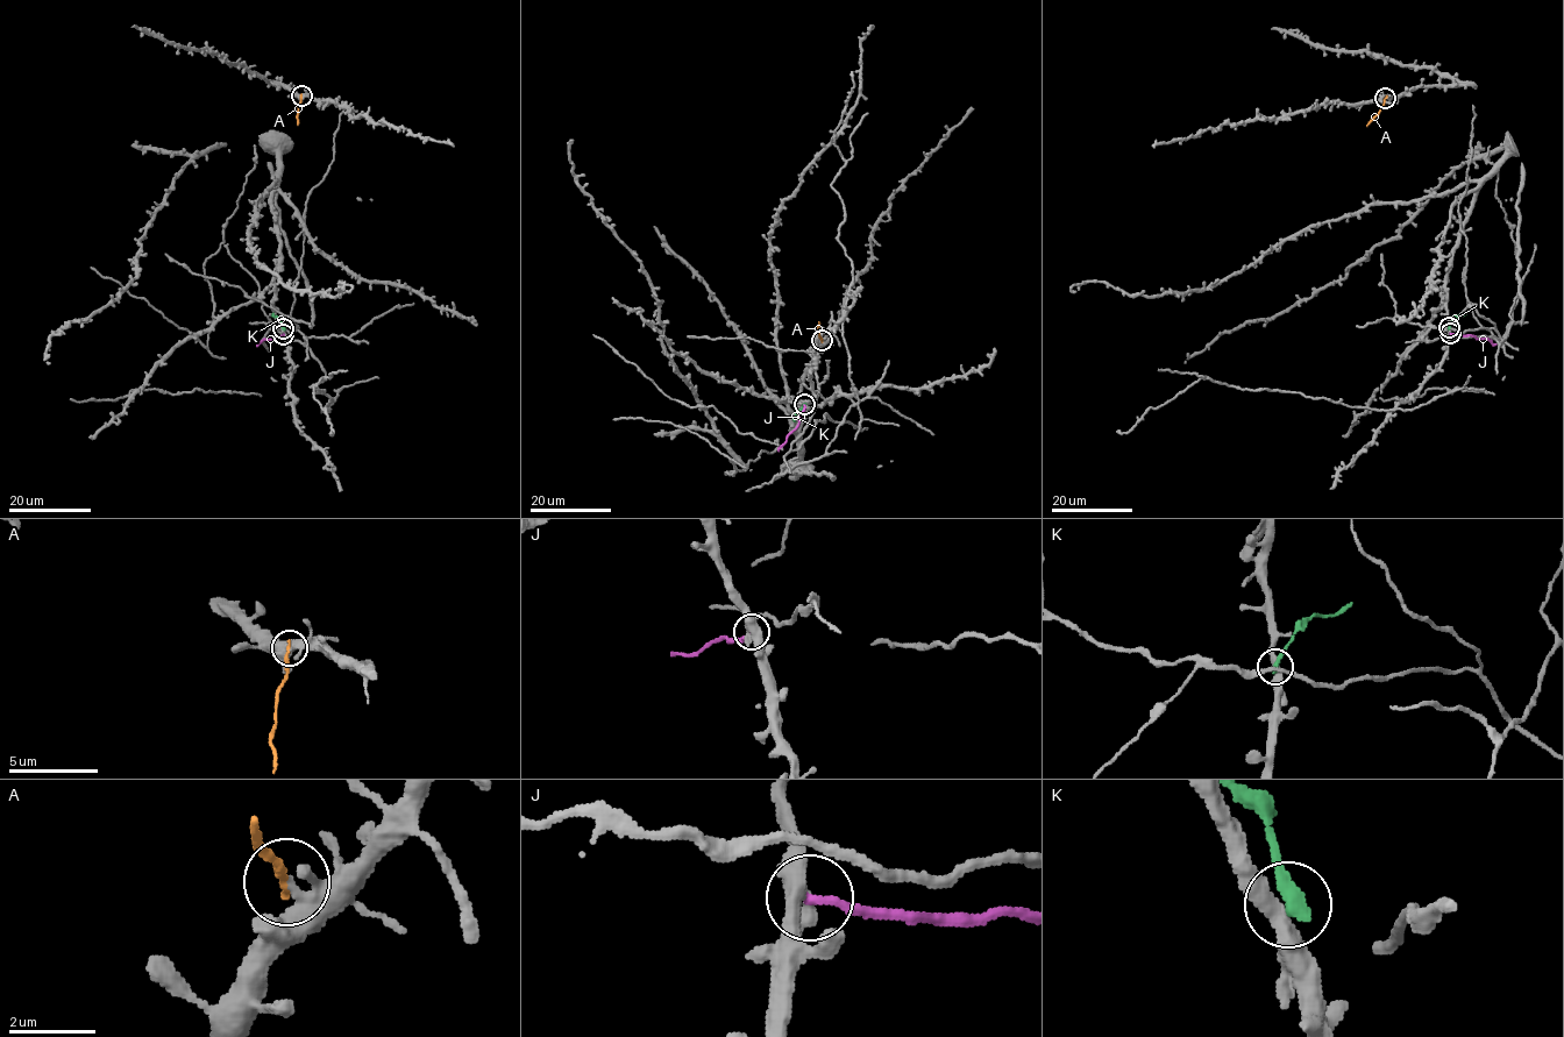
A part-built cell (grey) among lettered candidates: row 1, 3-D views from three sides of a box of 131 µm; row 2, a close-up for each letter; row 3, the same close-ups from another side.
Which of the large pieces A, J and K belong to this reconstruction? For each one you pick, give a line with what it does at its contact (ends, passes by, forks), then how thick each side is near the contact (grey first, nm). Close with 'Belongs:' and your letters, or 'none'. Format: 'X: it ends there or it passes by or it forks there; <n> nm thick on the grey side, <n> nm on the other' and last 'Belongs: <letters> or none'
Belongs: none

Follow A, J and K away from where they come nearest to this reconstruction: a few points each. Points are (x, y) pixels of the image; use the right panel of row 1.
A: (1385, 97), (1380, 112), (1367, 126)
J: (1450, 333), (1487, 339), (1497, 345)
K: (1449, 327), (1465, 313)

